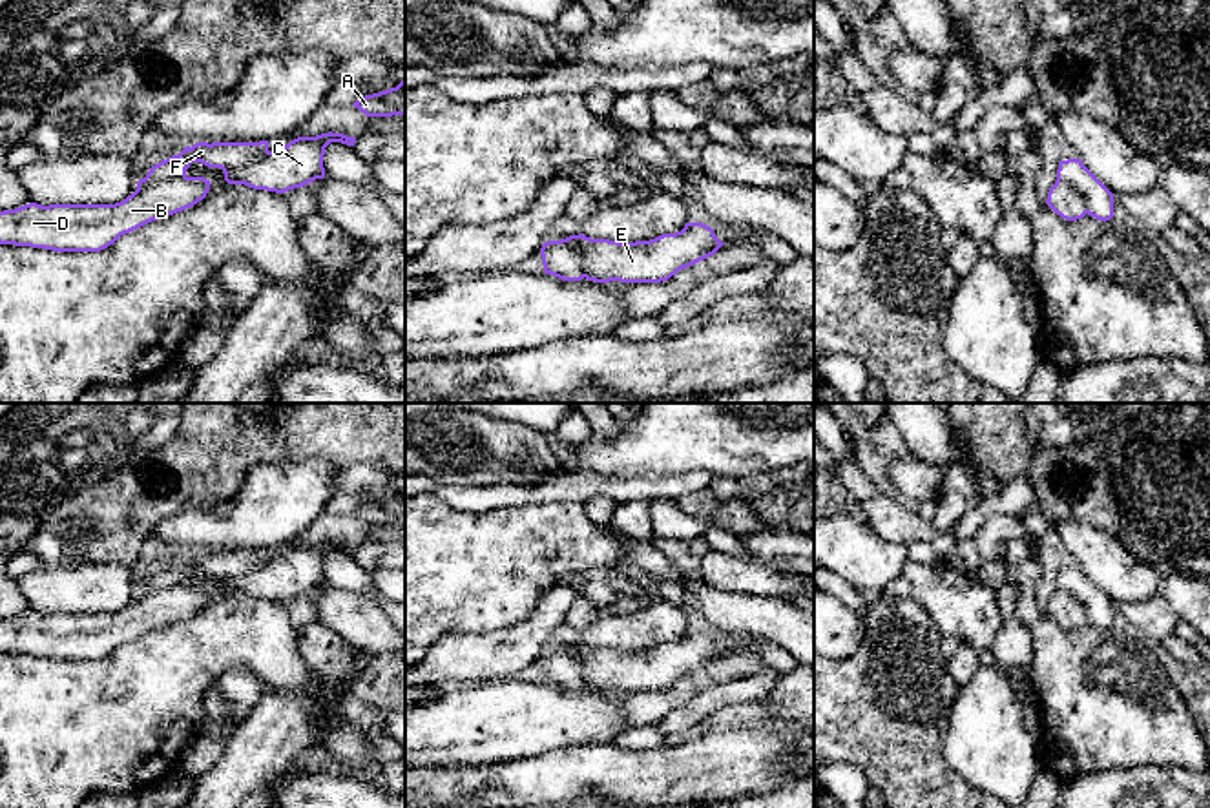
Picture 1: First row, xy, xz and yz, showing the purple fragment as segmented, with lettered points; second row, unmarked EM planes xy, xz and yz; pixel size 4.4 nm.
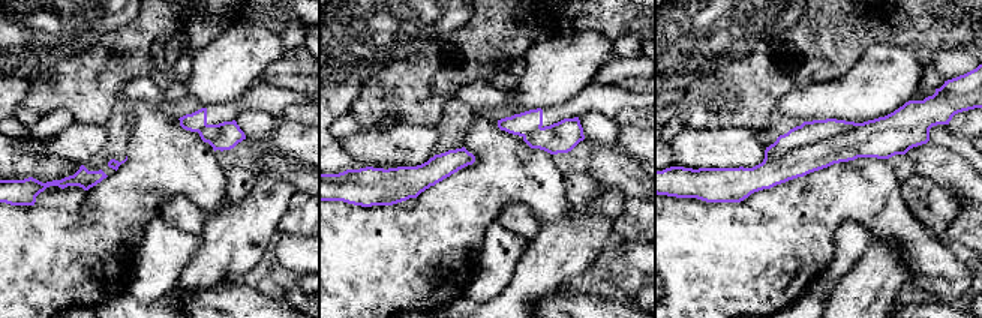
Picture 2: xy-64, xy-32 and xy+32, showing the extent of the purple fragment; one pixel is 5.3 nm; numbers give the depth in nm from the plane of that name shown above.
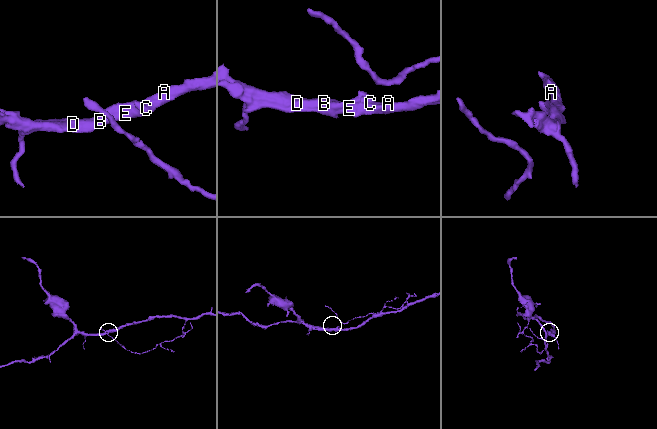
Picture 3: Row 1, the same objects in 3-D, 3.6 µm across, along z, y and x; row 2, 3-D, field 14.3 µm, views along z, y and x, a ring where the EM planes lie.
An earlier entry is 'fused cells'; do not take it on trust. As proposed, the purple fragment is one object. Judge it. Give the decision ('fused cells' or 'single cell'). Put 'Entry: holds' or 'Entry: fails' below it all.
fused cells
Entry: holds

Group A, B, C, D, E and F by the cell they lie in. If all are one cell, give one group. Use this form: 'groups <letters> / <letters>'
groups A B C D E / F

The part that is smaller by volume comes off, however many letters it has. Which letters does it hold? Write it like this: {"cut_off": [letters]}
{"cut_off": ["F"]}

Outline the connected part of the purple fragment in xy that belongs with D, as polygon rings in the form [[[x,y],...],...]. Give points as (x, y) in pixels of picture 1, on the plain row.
[[[175,585],[137,596],[115,613],[29,611],[0,620],[0,653],[53,660],[100,660],[120,644],[164,624],[192,616],[206,606],[204,585]]]

